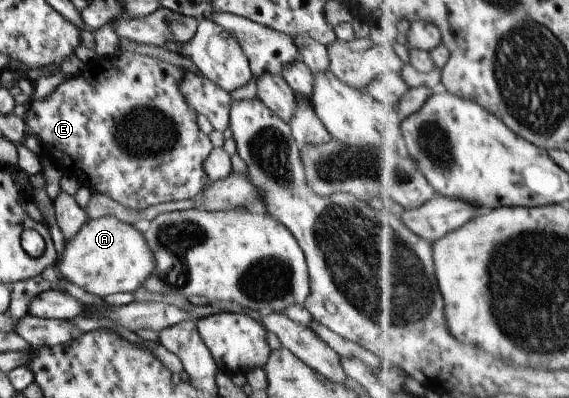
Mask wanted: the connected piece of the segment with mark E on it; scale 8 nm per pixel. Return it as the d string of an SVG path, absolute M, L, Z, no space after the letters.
M122 52L116 57L99 58L95 66L88 75L78 73L68 76L44 99L40 99L40 101L30 99L29 110L25 113L24 119L28 133L36 135L38 141L42 143L42 154L47 156L52 165L58 168L63 175L76 177L80 185L87 186L92 192L96 191L108 195L114 201L118 201L118 203L122 203L125 207L132 209L146 209L151 205L160 205L160 203L165 201L192 199L200 195L204 191L204 187L209 183L208 175L206 175L203 165L215 147L212 145L209 135L200 130L196 122L198 113L186 103L186 99L184 99L184 95L182 95L180 87L178 87L184 81L185 69L172 65L172 63L167 61L160 61L156 57Z

